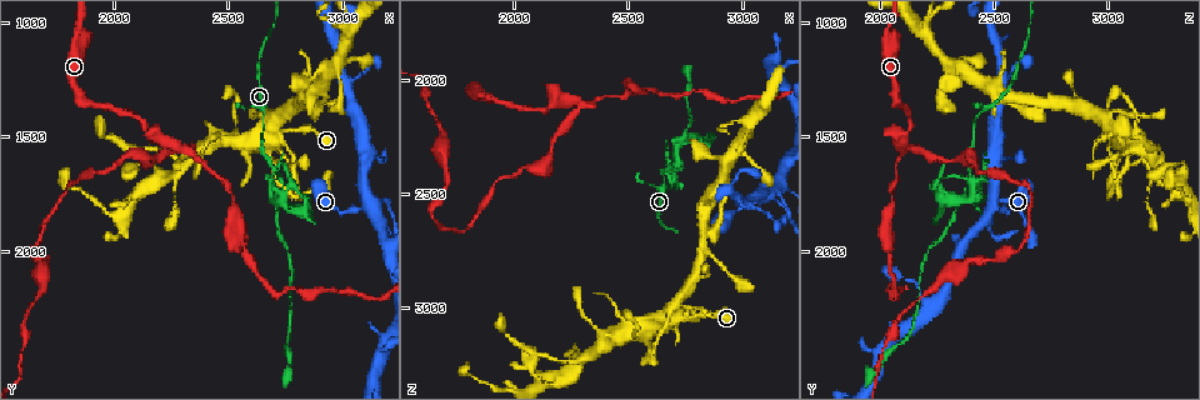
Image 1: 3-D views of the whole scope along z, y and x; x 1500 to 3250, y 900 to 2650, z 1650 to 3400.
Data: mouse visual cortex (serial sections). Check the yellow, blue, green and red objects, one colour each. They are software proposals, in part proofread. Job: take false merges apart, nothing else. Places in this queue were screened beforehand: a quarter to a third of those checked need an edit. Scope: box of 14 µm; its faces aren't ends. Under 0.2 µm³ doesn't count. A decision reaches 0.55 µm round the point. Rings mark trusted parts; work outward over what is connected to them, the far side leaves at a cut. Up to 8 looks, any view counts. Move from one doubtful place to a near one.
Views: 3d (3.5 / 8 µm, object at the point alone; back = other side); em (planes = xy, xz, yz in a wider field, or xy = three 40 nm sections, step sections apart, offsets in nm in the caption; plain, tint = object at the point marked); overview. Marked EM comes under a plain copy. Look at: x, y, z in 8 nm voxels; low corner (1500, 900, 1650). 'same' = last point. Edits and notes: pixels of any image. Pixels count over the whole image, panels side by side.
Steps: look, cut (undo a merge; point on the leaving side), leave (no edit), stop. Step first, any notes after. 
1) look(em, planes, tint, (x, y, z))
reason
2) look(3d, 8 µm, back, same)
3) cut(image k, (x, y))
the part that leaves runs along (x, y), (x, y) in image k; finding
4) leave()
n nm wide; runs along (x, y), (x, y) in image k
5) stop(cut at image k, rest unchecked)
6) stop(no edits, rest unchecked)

look(3d, 3.5 µm, (2640, 1420, 2420))
calibre changes

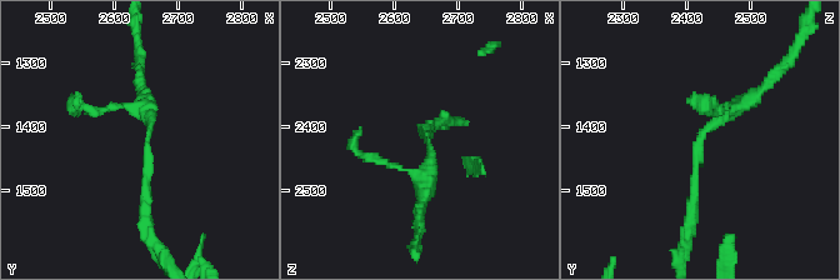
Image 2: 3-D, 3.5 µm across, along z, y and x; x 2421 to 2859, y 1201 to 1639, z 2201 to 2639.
look(em, xy, step 3, tint, (2655, 1425, 2420))

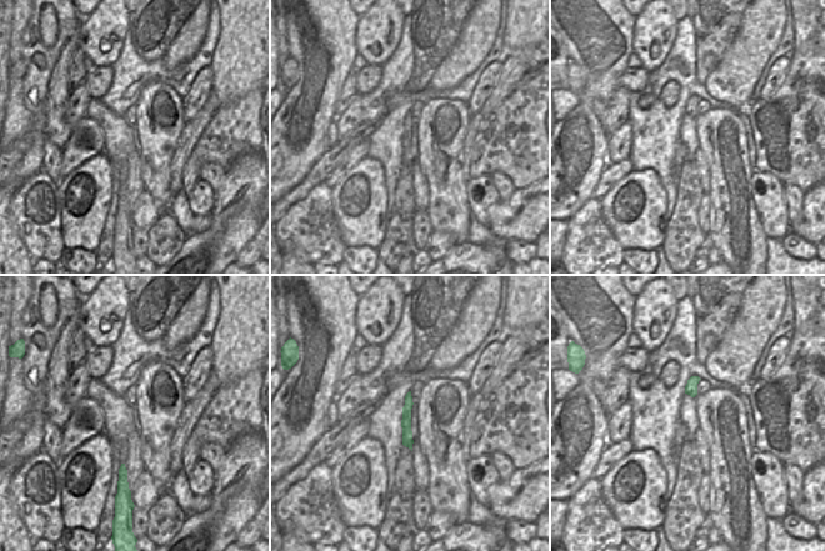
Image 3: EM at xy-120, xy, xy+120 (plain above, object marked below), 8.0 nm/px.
look(em, xy, step 1, tint, same)

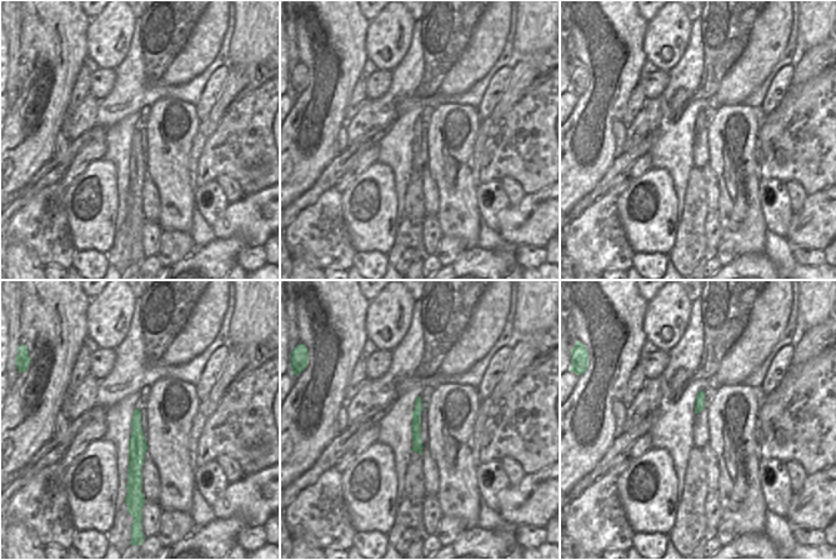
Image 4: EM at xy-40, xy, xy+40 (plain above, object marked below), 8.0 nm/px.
leave()
runs along (759, 93), (698, 143), (689, 228) in image 2; continuous, no second cell

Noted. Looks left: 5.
look(3d, 3.5 µm, (2720, 1670, 2400))
narrows sharply

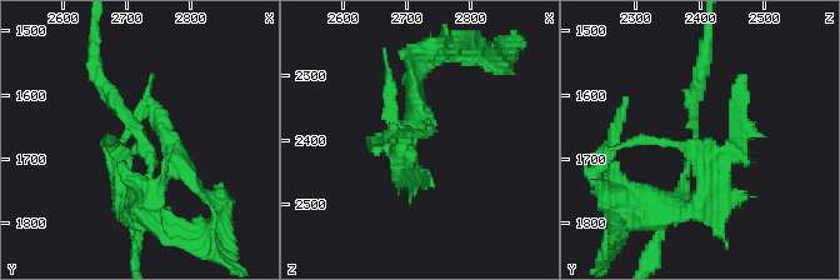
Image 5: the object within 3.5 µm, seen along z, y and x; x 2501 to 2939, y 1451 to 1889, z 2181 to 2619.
look(em, xy, step 2, tint, (2725, 1670, 2390))
now the EM

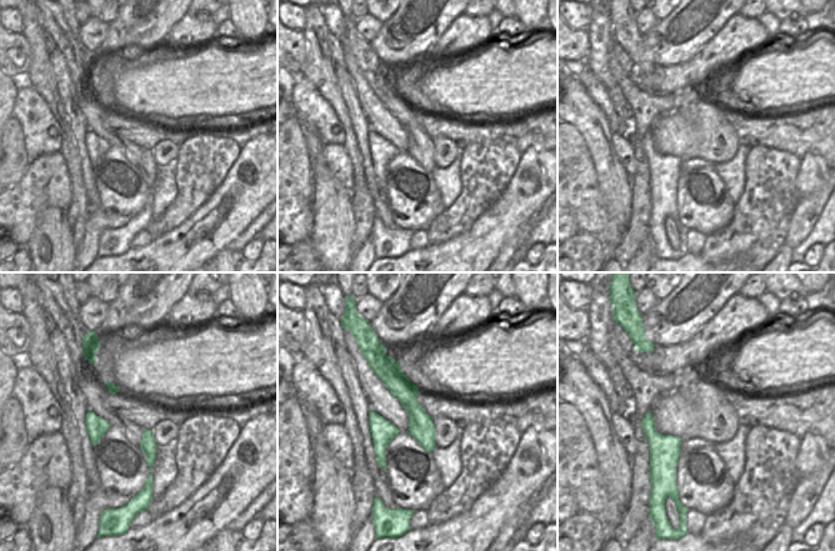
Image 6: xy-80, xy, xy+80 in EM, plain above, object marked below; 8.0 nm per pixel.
cut(image 5, (706, 200))
the part that leaves runs along (681, 183), (663, 216), (601, 186) in image 5; a second cell is stuck on

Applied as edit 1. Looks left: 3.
look(overview)
redraw

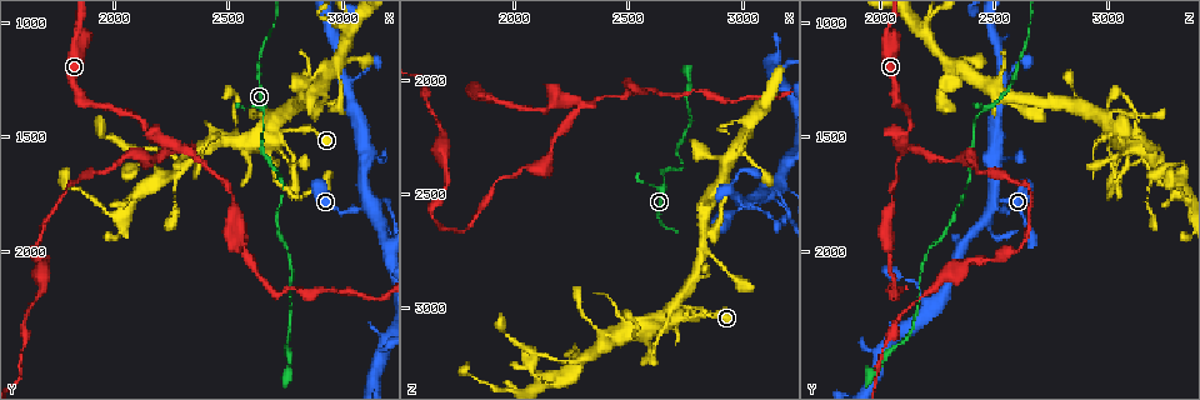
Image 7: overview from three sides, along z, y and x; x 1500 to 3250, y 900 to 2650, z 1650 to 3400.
look(3d, 3.5 µm, (2700, 1490, 3030))
side arm on a straight run

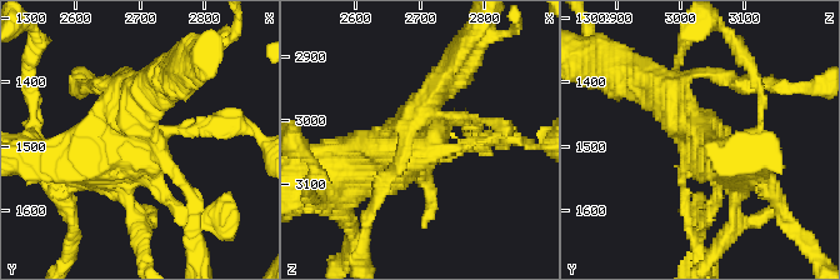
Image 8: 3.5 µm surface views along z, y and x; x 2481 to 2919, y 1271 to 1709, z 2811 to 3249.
look(em, xy, step 2, tint, (2705, 1495, 3040))
need the tissue

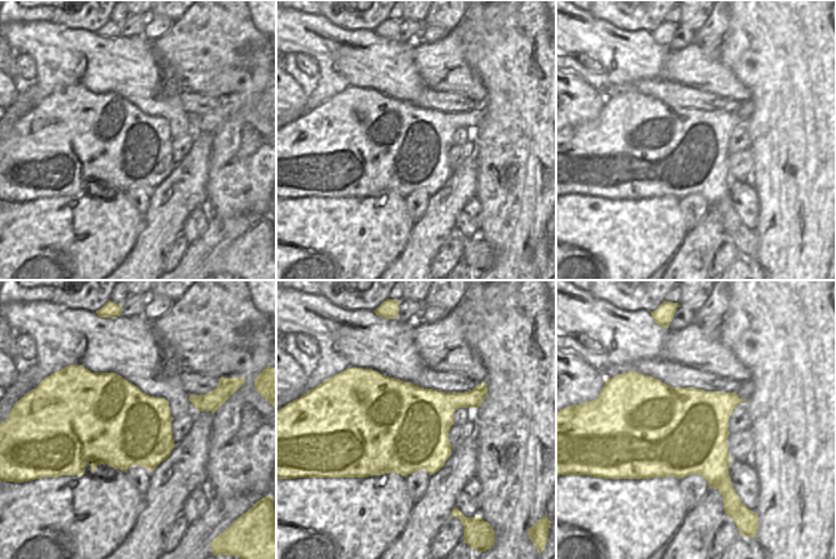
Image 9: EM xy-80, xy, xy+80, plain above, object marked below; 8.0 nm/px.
leave()
runs along (498, 138), (425, 148), (410, 121), (433, 96) in image 8; one cell here

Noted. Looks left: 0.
stop(cut at image 5, rest unchecked)

